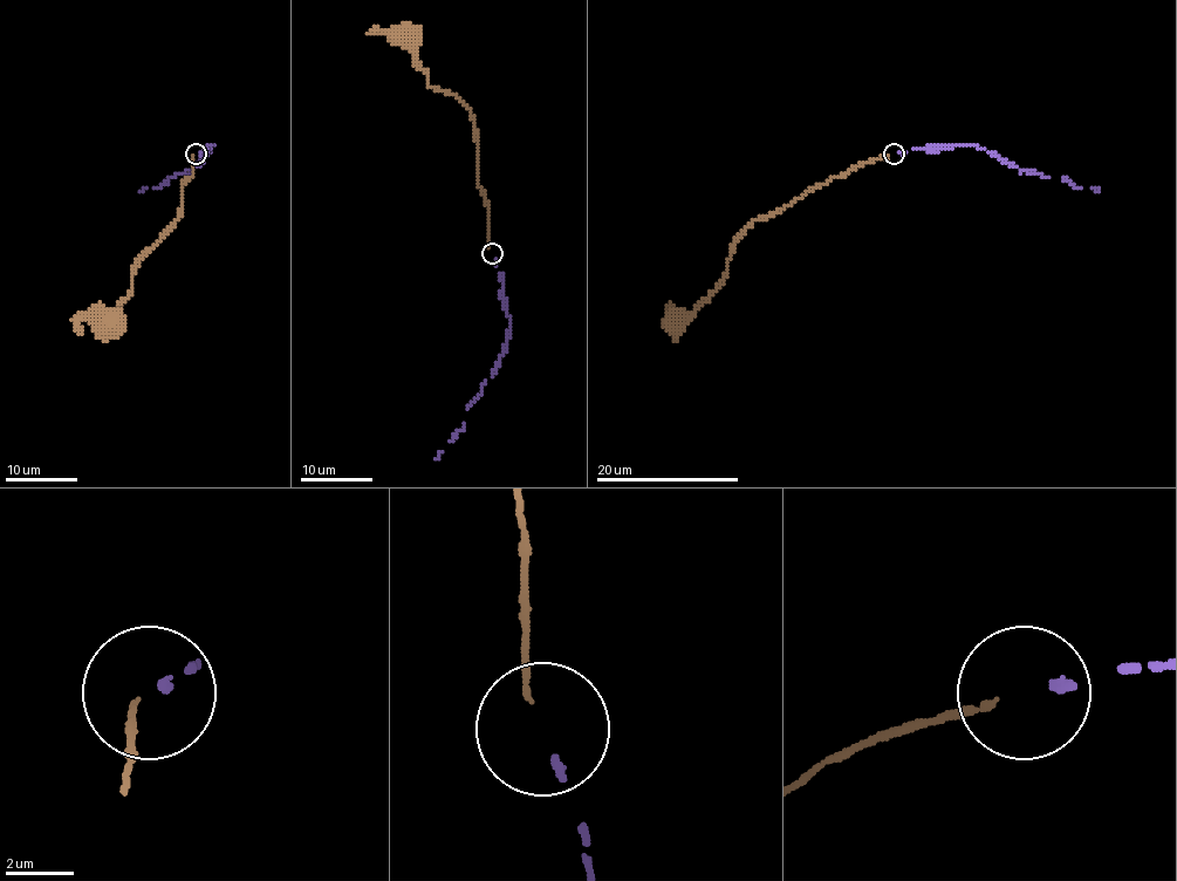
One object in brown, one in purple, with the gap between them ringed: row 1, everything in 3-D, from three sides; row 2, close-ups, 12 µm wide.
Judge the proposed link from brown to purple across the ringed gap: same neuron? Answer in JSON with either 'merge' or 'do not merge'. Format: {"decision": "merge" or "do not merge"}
{"decision": "merge"}

